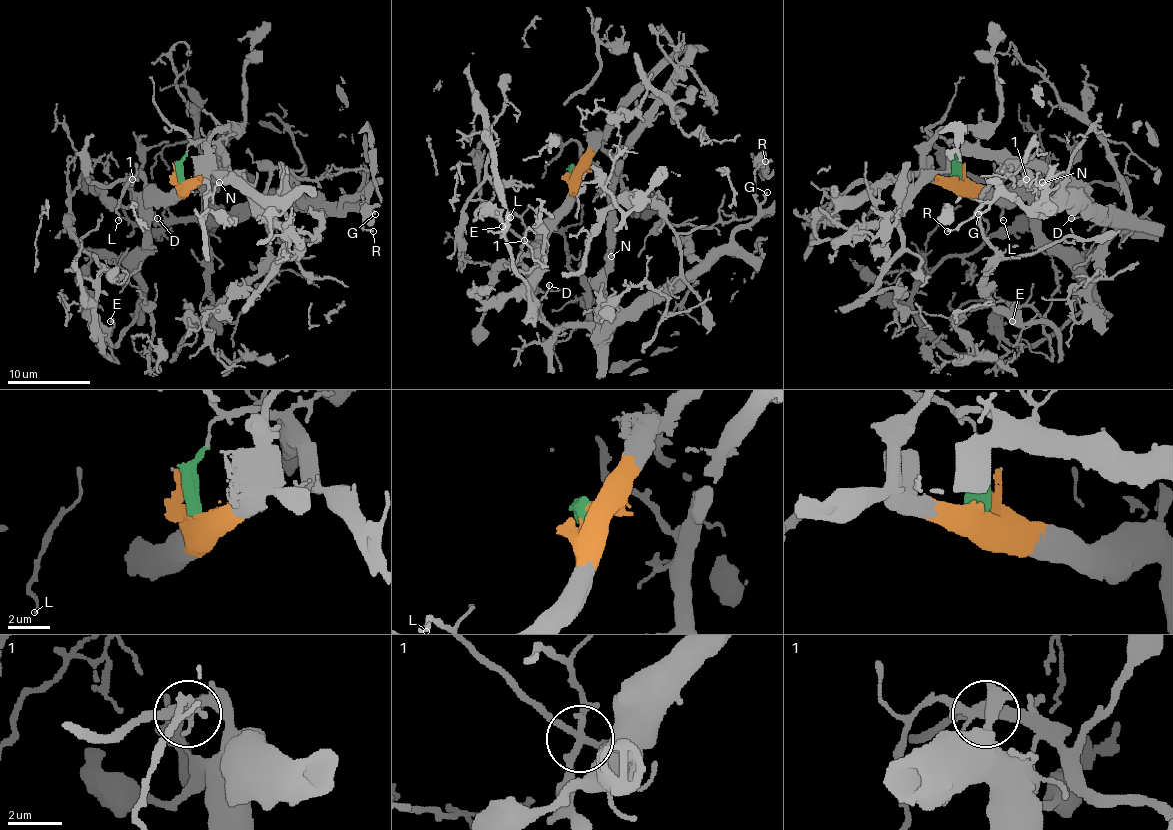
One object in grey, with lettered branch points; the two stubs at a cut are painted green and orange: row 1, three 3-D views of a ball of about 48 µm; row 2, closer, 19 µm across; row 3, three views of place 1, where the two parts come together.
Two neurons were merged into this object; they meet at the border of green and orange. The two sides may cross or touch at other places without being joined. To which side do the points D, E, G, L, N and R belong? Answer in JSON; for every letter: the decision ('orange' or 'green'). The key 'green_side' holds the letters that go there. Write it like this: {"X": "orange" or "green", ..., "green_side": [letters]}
{"D": "green", "E": "orange", "G": "green", "L": "green", "N": "green", "R": "green", "green_side": ["D", "G", "L", "N", "R"]}

